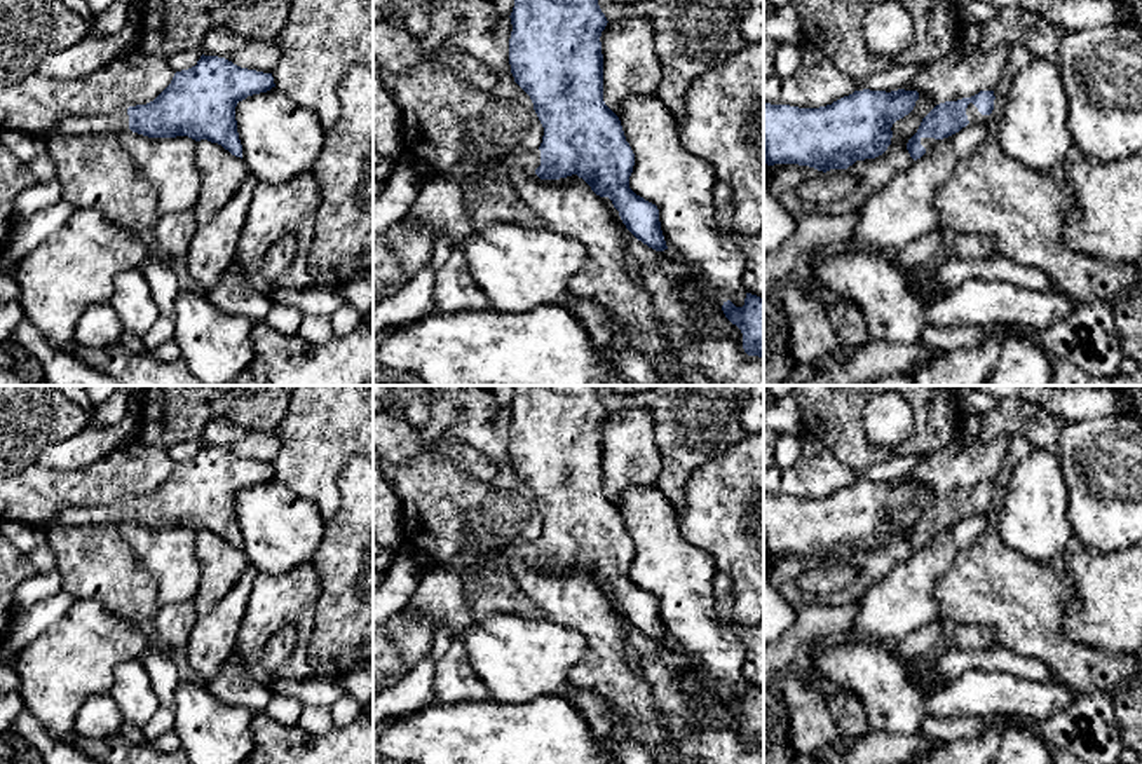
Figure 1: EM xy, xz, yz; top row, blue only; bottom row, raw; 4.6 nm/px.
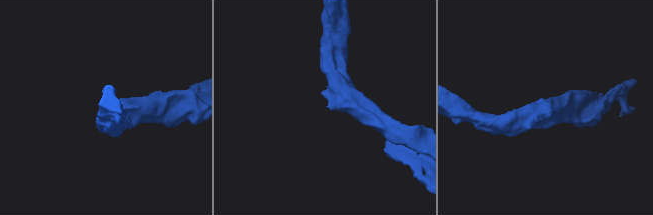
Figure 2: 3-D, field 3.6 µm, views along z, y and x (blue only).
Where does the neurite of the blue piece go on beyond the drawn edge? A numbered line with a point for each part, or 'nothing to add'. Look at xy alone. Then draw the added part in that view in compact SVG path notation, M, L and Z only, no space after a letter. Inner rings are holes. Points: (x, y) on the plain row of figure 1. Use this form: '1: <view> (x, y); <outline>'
1: xy (115, 513); M120 499L115 504L101 504L94 508L68 508L58 515L51 527L66 525L103 525L103 523L122 523L129 520L127 499ZM47 527L45 530L49 530Z

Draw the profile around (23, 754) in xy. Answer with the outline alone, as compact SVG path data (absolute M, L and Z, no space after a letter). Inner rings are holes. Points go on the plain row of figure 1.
M7 729L5 738L14 748L14 755L10 759L12 762L16 762L16 764L44 764L40 752L35 747L28 745L16 733Z

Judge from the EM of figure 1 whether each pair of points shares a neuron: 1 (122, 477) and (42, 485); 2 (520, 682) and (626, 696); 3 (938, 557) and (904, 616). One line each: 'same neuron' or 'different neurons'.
1: same neuron
2: different neurons
3: same neuron

